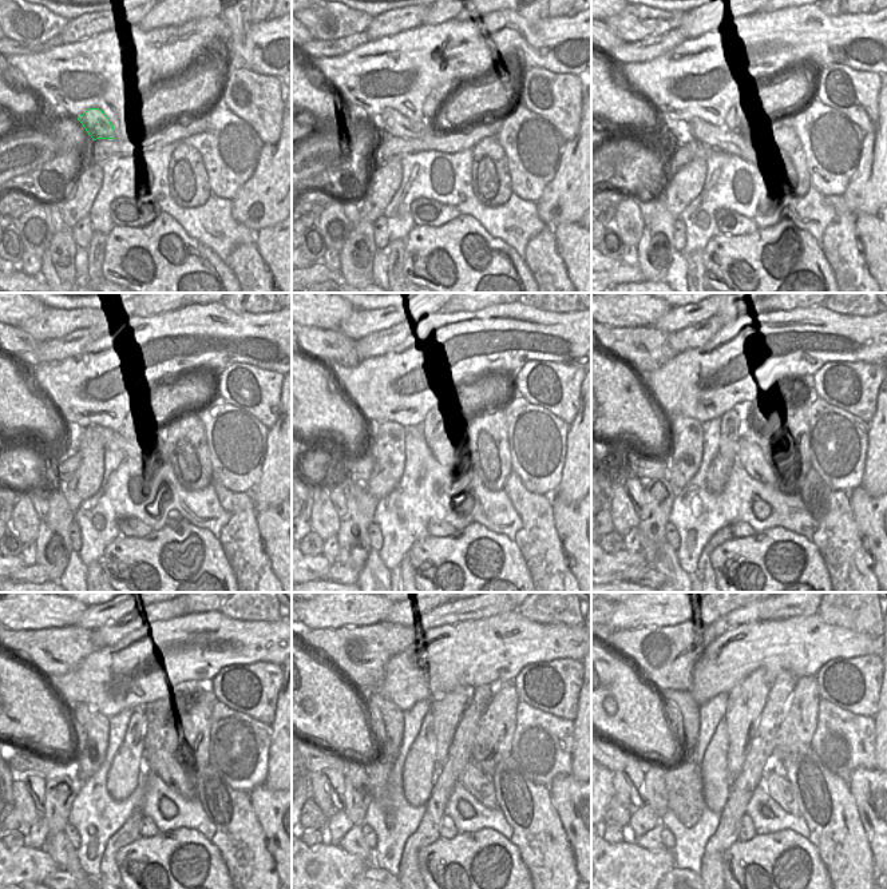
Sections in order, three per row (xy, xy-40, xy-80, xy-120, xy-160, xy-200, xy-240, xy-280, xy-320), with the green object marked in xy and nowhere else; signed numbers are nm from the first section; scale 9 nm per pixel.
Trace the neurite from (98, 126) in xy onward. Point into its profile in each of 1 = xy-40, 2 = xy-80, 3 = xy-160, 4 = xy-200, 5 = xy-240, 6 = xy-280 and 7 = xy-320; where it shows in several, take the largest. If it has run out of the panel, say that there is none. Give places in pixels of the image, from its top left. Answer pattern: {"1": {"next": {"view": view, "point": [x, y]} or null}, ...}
{"1": {"next": {"view": "xy-40", "point": [396, 124]}}, "2": {"next": {"view": "xy-80", "point": [719, 138]}}, "3": {"next": {"view": "xy-160", "point": [447, 457]}}, "4": {"next": {"view": "xy-200", "point": [756, 460]}}, "5": {"next": {"view": "xy-240", "point": [162, 764]}}, "6": {"next": {"view": "xy-280", "point": [479, 785]}}, "7": {"next": {"view": "xy-320", "point": [779, 788]}}}

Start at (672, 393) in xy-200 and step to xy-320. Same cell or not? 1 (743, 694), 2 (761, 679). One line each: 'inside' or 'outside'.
1: outside
2: outside

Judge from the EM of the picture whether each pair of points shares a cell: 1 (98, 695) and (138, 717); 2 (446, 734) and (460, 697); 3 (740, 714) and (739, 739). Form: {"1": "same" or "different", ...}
{"1": "different", "2": "same", "3": "same"}

